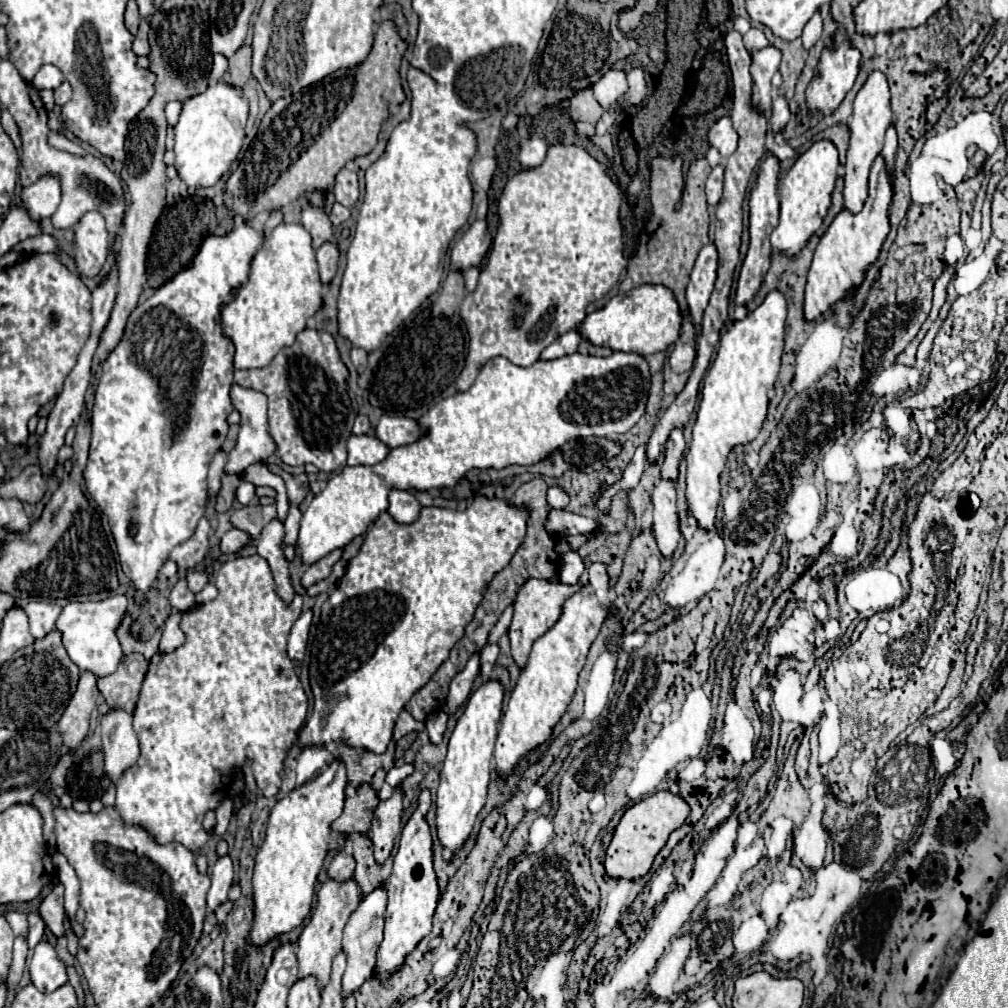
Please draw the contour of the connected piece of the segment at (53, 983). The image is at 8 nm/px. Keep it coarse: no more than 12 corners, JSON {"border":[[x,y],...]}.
{"border":[[40,941],[30,961],[32,983],[46,993],[68,981],[66,965]]}

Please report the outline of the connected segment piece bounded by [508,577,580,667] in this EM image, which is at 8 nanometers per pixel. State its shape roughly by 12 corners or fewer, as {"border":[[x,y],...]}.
{"border":[[530,577],[516,593],[508,629],[524,667],[532,643],[560,617],[580,585]]}

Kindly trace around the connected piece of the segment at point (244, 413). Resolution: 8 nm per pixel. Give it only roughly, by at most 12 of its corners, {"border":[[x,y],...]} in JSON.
{"border":[[230,387],[240,413],[236,447],[224,467],[242,475],[276,451],[268,433],[266,395]]}

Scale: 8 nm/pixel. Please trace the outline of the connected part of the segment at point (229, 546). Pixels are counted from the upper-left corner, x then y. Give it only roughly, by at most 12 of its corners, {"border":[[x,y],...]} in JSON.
{"border":[[240,529],[226,531],[220,541],[222,553],[238,551],[248,535]]}

